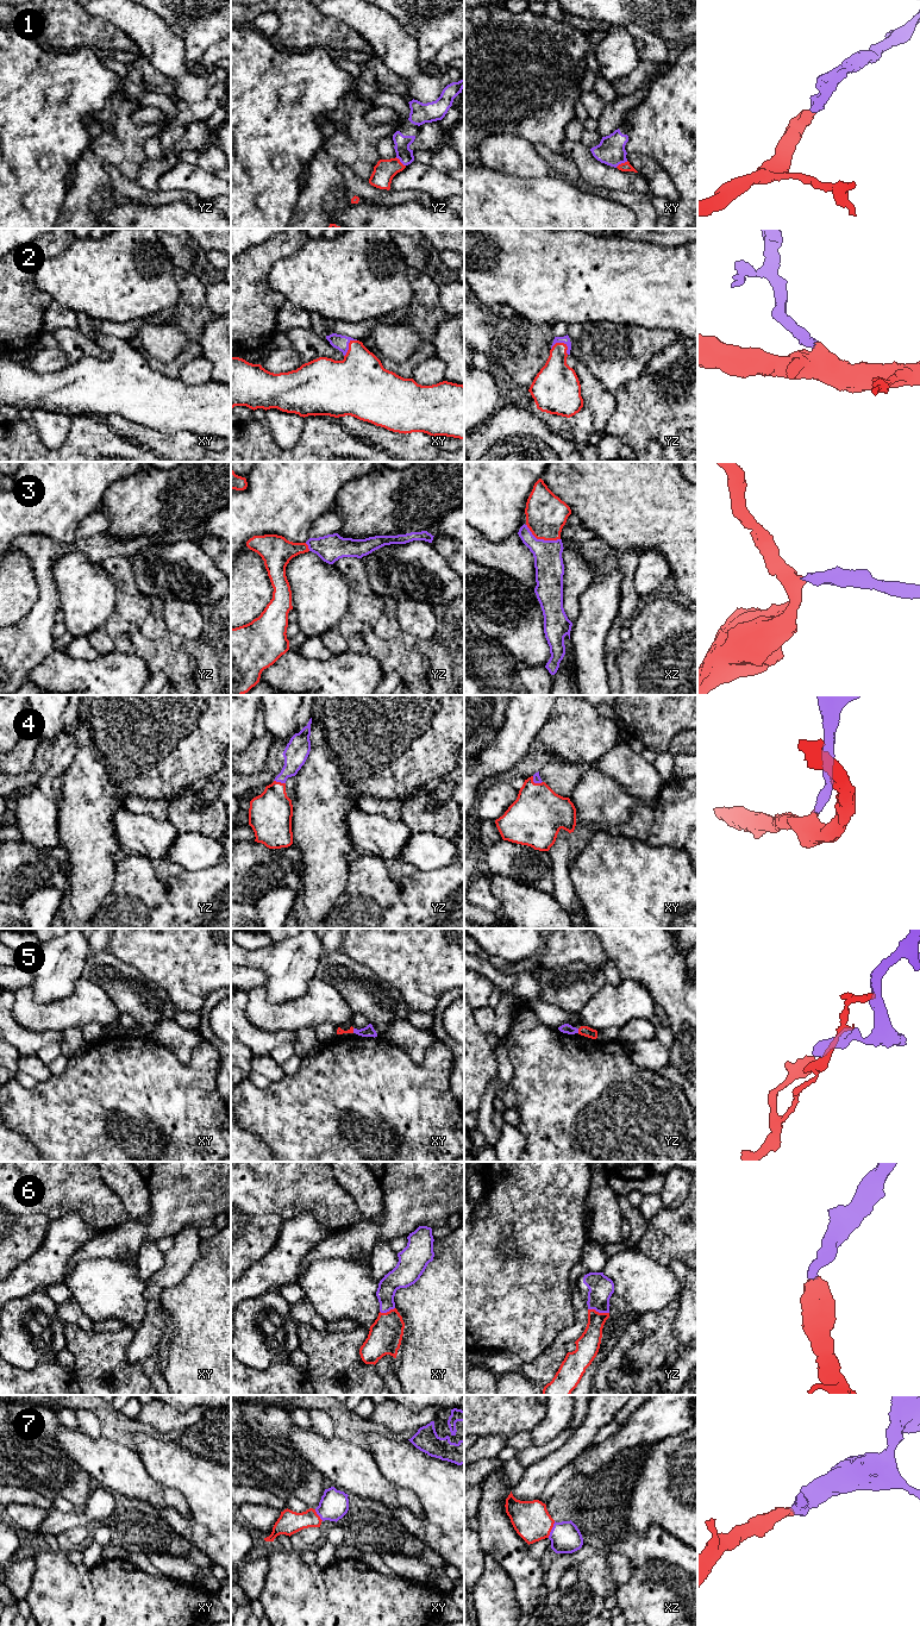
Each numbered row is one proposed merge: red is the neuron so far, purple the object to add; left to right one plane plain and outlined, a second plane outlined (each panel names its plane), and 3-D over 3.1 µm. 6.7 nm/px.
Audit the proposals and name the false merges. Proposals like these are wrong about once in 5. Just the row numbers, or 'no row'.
5

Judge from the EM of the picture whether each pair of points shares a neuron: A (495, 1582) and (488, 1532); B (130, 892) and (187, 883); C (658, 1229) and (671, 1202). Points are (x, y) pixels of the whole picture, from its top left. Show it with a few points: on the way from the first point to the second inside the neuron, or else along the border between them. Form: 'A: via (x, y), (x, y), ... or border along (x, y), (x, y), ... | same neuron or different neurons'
A: border along (486, 1553), (490, 1555), (511, 1577) | different neurons
B: via (144, 895), (173, 895) | same neuron
C: border along (684, 1199), (674, 1208), (663, 1207) | different neurons

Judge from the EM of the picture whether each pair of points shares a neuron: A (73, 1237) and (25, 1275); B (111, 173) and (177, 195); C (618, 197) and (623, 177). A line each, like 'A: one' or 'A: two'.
A: one
B: one
C: two

